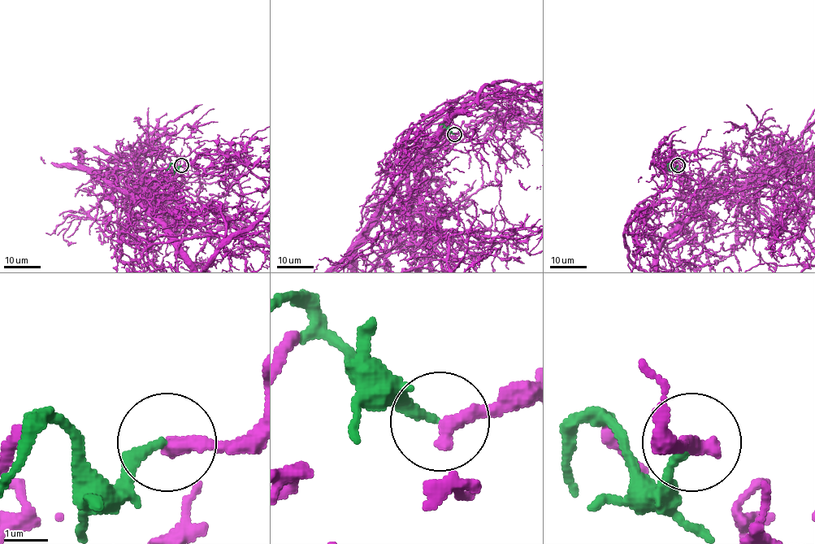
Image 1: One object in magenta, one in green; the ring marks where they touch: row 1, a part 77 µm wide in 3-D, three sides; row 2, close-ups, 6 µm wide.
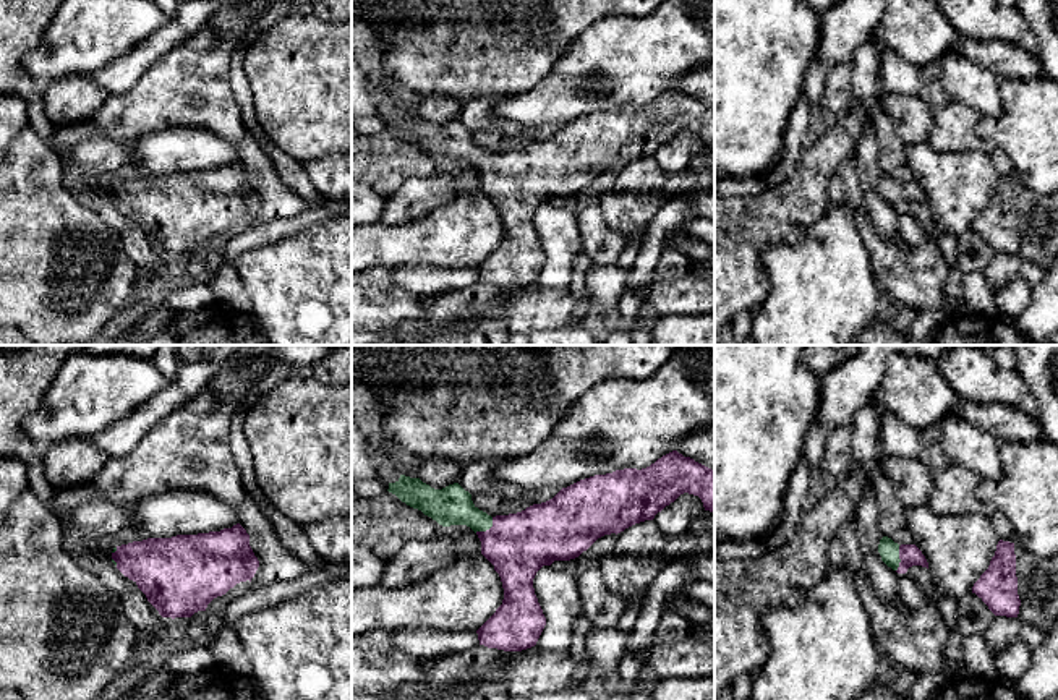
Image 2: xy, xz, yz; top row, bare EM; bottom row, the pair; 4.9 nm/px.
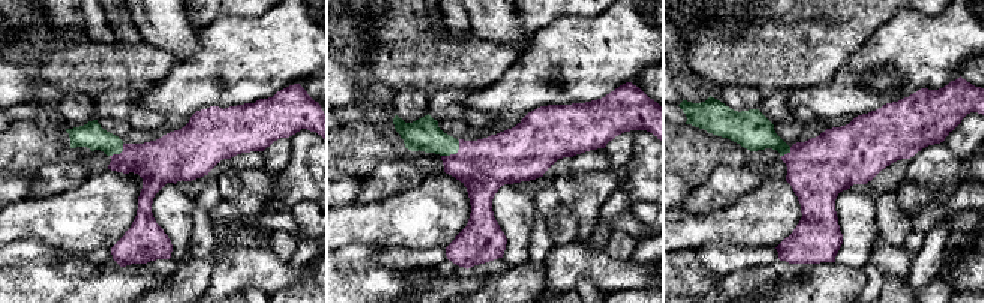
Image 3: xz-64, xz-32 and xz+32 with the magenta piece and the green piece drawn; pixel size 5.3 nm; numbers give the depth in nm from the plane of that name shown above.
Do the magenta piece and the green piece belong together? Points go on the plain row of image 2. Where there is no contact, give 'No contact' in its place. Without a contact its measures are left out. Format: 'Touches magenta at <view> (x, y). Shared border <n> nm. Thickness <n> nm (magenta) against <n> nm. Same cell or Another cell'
Touches magenta at xz (486, 167). Shared border 120 nm. Thickness 320 nm (magenta) against 190 nm. Same cell

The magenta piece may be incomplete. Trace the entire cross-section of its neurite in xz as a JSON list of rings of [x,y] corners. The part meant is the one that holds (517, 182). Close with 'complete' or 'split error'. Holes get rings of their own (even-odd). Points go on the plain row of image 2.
[[[677,88],[663,92],[655,100],[642,107],[624,105],[580,117],[567,125],[562,125],[552,136],[541,141],[533,141],[522,149],[509,152],[491,154],[480,147],[473,141],[471,131],[459,120],[449,122],[442,126],[434,126],[420,115],[400,112],[395,120],[389,120],[387,128],[395,131],[407,143],[421,147],[442,164],[467,162],[478,172],[481,178],[481,191],[494,203],[494,207],[501,214],[504,237],[496,250],[476,267],[476,271],[480,282],[504,288],[522,288],[535,284],[546,262],[546,254],[533,225],[533,216],[543,203],[551,203],[554,198],[575,196],[598,175],[611,170],[617,172],[635,160],[653,157],[658,149],[661,149],[684,130],[698,133],[705,147],[715,151],[715,107],[695,99],[690,94],[684,94]]]; split error

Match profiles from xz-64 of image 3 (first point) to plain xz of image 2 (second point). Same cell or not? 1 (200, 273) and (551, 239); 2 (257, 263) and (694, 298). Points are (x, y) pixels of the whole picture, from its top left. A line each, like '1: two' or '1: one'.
1: two
2: one

